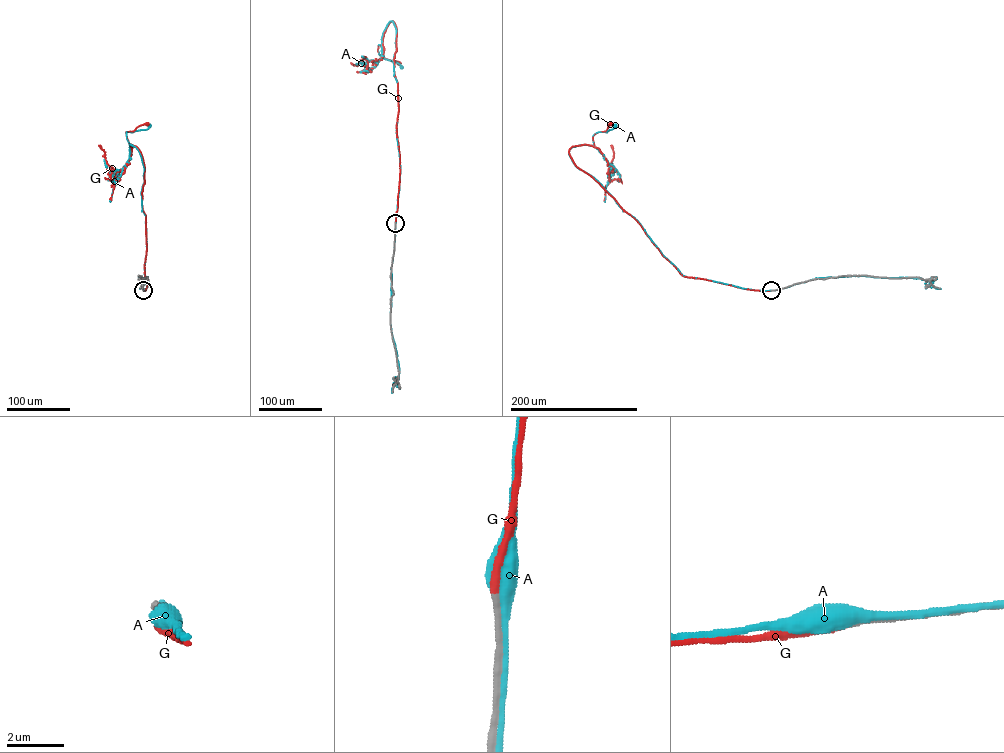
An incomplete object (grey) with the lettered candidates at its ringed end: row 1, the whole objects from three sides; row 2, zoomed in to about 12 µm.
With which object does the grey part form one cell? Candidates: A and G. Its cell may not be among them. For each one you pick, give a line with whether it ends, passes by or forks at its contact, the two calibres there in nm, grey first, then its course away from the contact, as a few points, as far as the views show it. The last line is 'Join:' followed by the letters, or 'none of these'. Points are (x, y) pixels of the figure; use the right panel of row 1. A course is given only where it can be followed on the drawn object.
G: it ends there; 240 nm thick on the grey side, 240 nm on the other; it runs (771, 290), (683, 276), (638, 222), (576, 166), (569, 149), (593, 146), (593, 135), (606, 131), (611, 124)
Join: G

